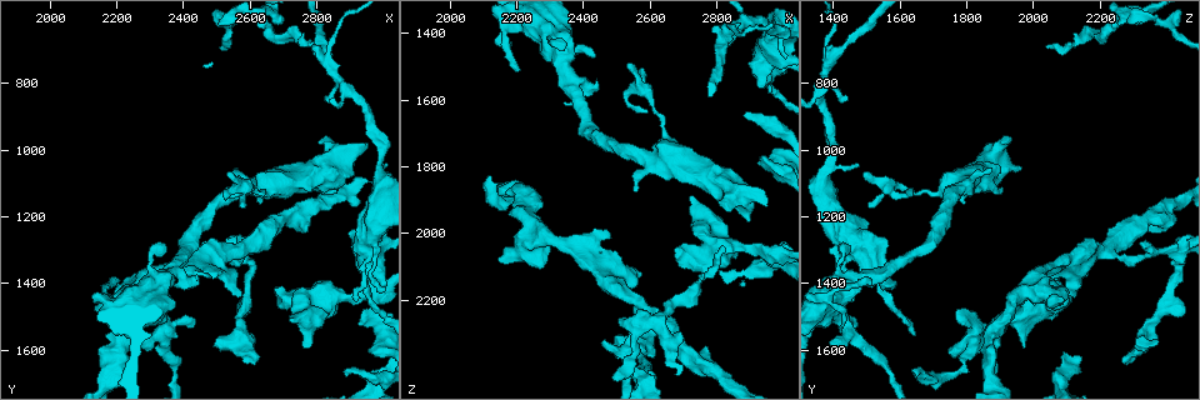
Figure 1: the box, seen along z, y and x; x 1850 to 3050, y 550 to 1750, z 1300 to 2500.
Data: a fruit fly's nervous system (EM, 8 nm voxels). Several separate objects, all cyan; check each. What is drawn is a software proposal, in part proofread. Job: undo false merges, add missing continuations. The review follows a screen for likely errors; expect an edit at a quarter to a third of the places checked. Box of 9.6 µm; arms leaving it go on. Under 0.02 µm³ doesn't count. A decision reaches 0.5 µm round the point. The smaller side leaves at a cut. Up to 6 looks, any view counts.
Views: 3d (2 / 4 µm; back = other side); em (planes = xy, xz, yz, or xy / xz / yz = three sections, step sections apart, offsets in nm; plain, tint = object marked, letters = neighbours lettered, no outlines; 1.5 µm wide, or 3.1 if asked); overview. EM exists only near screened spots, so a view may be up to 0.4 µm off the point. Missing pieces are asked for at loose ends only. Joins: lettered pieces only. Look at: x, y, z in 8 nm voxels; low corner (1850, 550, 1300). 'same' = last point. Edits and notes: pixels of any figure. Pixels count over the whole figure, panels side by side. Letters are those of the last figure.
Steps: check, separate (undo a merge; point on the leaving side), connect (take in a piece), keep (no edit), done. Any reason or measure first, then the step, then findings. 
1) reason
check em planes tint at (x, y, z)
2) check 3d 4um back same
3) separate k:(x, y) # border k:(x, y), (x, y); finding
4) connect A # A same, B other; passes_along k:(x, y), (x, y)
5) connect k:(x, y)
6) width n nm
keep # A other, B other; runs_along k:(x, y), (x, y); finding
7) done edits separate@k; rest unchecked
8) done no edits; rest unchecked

branch stops here
check 3d 4um at (2920, 1520, 1780)

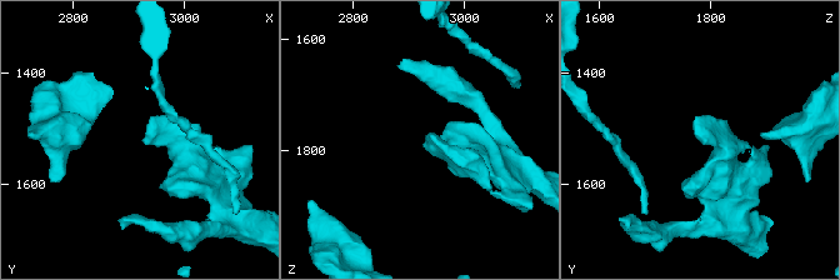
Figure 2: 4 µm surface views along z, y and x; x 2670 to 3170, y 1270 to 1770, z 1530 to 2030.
need the tissue
check em planes letters at (2930, 1520, 1785)

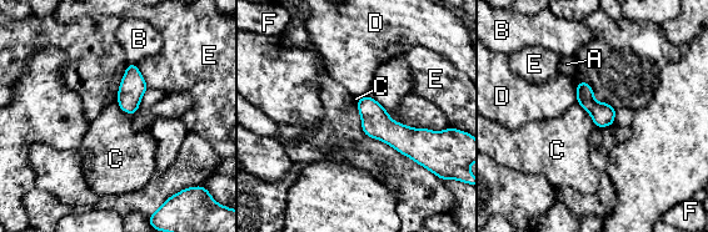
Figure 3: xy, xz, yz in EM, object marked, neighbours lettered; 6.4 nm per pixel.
longest_contact C 200 nm
keep # A other, B other, C other, D other, E other, F other; runs_along 3:(362, 100), (417, 159); none of them fits

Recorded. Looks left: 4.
long arm stops here
check 3d 4um at (2900, 1670, 1640)

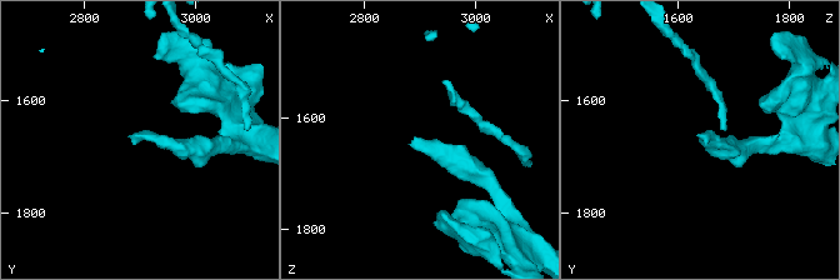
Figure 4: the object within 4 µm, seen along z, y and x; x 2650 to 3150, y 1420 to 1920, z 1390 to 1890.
need the tissue
check em planes tint at (2895, 1665, 1630)

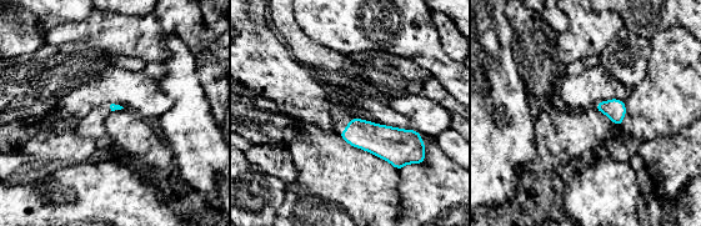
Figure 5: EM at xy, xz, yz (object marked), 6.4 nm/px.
see the neighbours
check em planes letters same

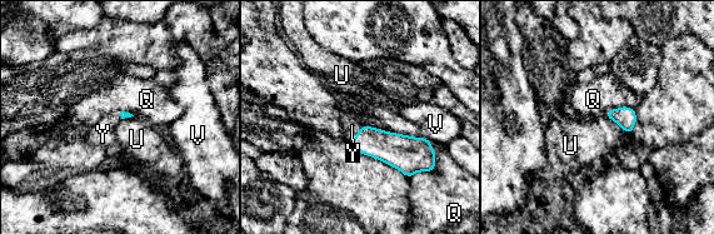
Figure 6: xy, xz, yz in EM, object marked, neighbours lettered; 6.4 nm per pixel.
connect Y # Q other, U other, V other, Y same; passes_along 6:(390, 148), (355, 134), (351, 125); the neuron continues

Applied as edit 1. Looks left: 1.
done edits connect@6; rest unchecked

